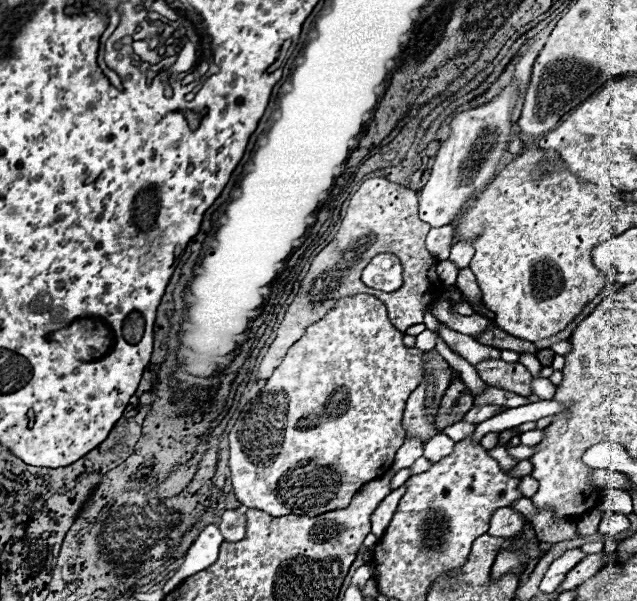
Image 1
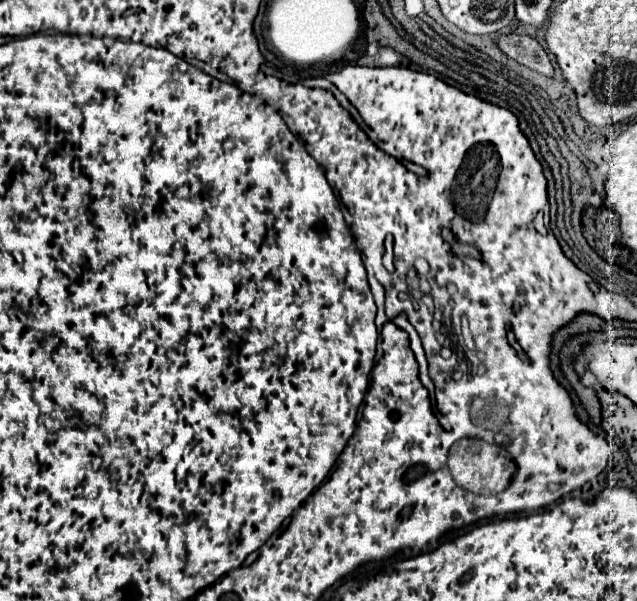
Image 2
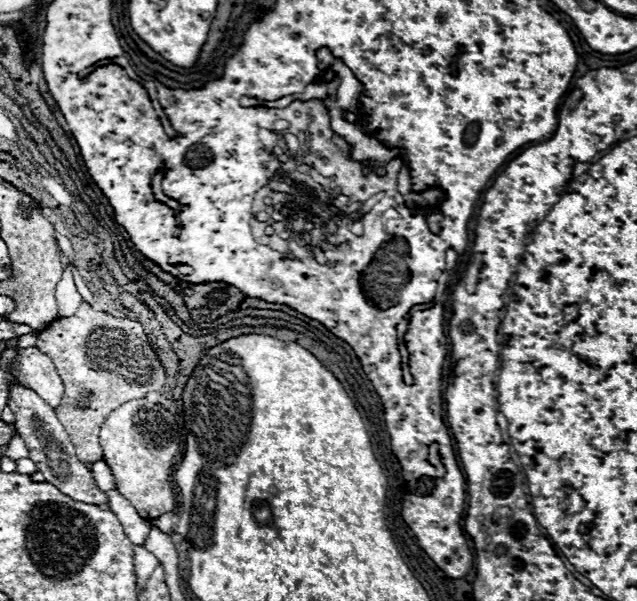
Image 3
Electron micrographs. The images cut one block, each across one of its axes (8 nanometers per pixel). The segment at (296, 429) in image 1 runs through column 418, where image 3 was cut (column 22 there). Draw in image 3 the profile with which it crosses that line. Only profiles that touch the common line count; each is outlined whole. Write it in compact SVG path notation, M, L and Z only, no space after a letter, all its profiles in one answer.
M34 346L18 350L18 382L40 394L52 408L56 408L64 396L64 384L54 362Z

